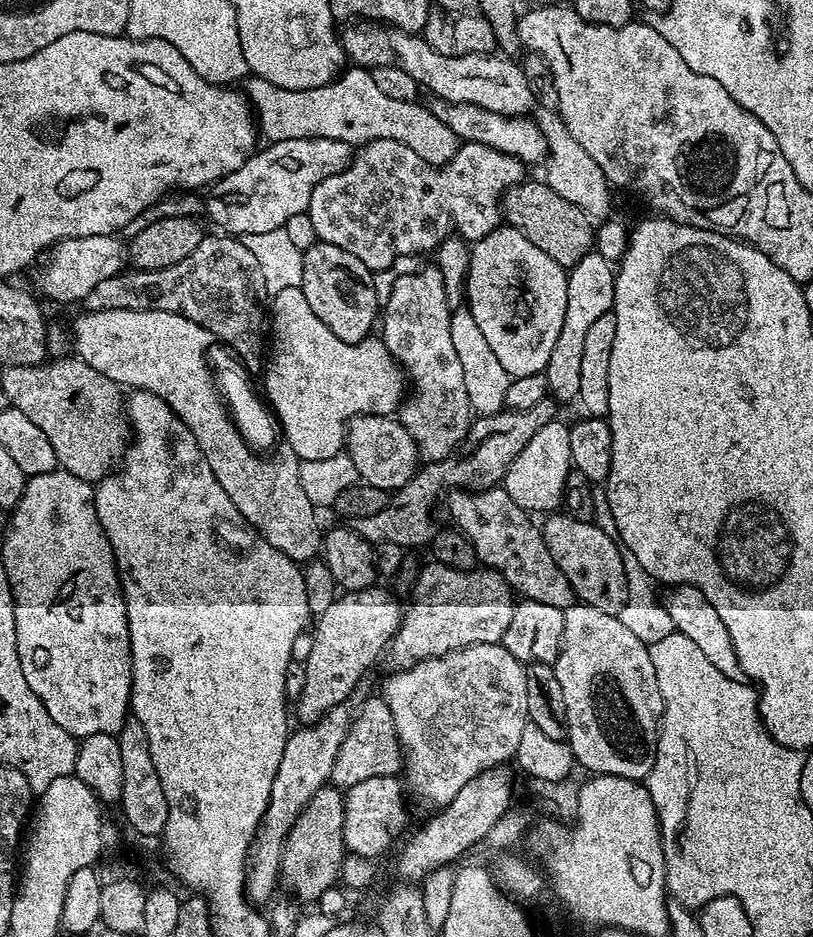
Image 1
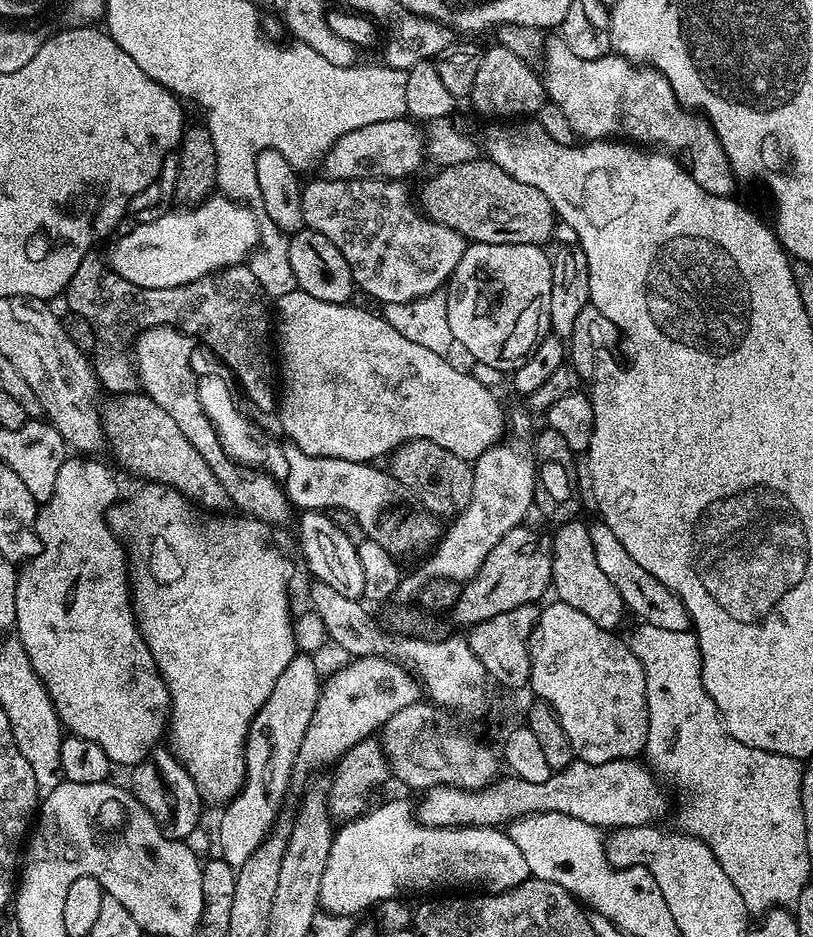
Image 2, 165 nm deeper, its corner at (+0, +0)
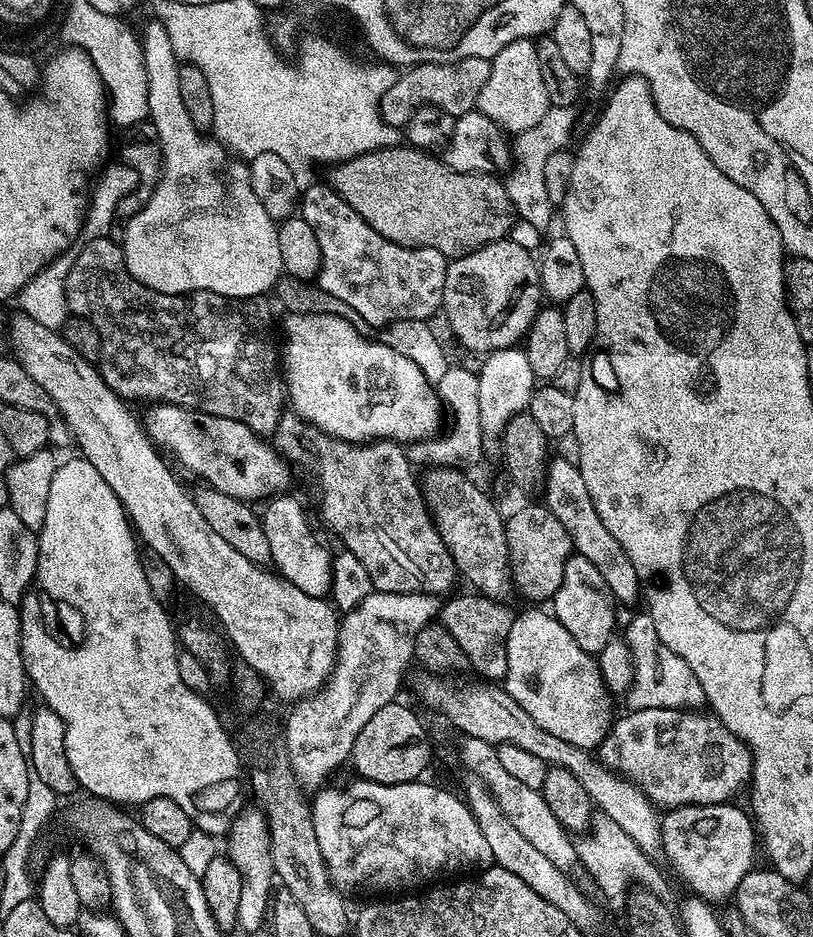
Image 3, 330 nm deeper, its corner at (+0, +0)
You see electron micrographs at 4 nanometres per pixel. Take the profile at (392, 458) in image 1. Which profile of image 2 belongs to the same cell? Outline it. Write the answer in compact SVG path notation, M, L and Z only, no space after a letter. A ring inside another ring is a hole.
M409 440L391 453L391 460L392 477L406 486L406 490L412 493L413 500L425 512L430 512L437 518L455 518L470 502L473 465L458 458L458 454L450 454L450 450L429 440Z

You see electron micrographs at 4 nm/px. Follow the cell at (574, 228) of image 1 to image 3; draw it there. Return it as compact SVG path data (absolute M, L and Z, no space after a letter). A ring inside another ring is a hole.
M393 146L390 148L379 148L373 152L367 152L361 156L355 156L349 160L344 160L340 164L331 165L332 172L326 177L327 183L340 195L348 206L358 213L361 218L366 221L378 234L382 234L382 238L386 238L390 242L394 242L398 246L406 246L407 248L433 248L442 253L443 256L455 258L457 256L465 256L471 252L477 252L482 246L493 244L495 240L505 239L509 235L508 232L512 228L512 220L514 221L514 213L512 210L512 199L508 197L508 189L503 183L500 184L495 175L485 174L482 172L459 172L444 163L443 159L436 160L431 151L413 148L411 146Z

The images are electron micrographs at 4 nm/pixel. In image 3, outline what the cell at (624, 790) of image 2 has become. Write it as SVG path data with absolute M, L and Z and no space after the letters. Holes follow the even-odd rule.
M647 708L646 710L632 710L627 713L629 716L617 715L613 719L612 727L608 733L604 735L604 743L602 745L602 763L607 768L611 768L613 772L619 773L625 780L632 781L644 792L649 802L655 805L657 809L667 810L669 808L681 808L687 804L726 804L733 799L732 795L739 790L740 787L747 785L752 779L752 752L746 747L742 740L739 740L734 734L730 734L730 730L726 730L726 726L722 726L722 722L718 717L712 715L708 710L685 710L682 708Z

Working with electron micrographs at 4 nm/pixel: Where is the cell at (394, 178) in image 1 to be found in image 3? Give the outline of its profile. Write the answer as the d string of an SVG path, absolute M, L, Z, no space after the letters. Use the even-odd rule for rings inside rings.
M324 182L303 189L298 201L298 212L306 222L310 222L310 226L314 226L314 238L318 238L322 254L318 273L319 288L326 294L332 294L346 302L359 319L364 319L368 324L389 326L402 319L428 322L432 320L431 316L435 312L441 311L449 257L443 256L433 248L407 248L382 238L382 234L374 231L333 188Z

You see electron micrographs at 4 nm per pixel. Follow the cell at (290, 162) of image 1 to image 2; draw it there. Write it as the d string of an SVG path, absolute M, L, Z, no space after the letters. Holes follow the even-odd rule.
M401 118L374 122L346 134L324 155L322 169L330 180L404 180L414 175L425 160L425 133L411 119Z

